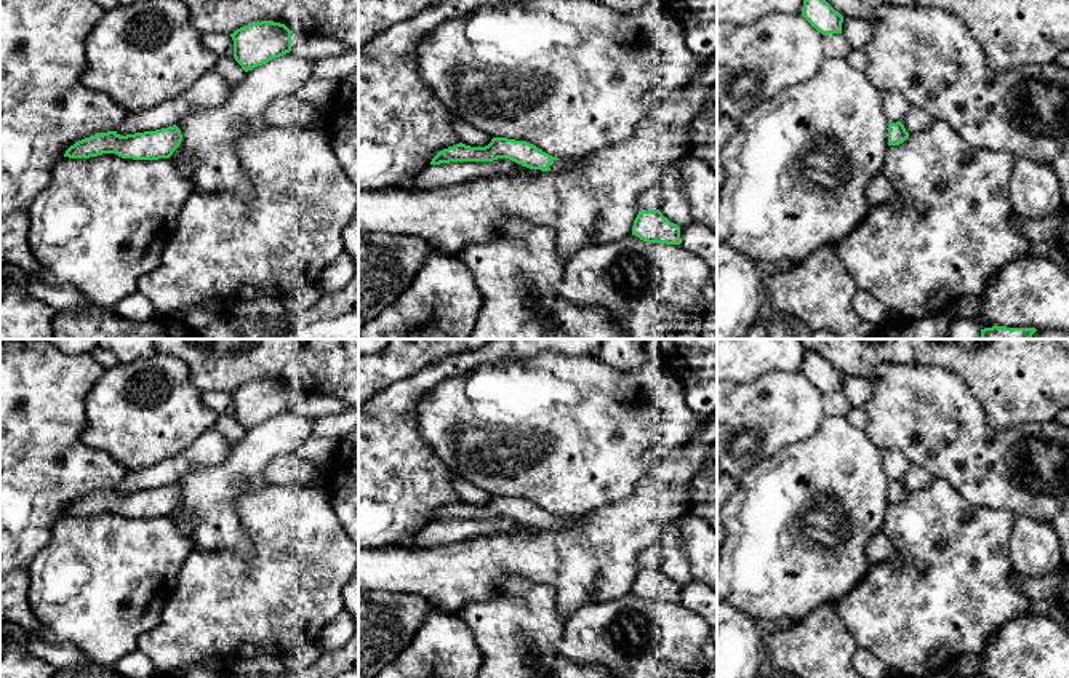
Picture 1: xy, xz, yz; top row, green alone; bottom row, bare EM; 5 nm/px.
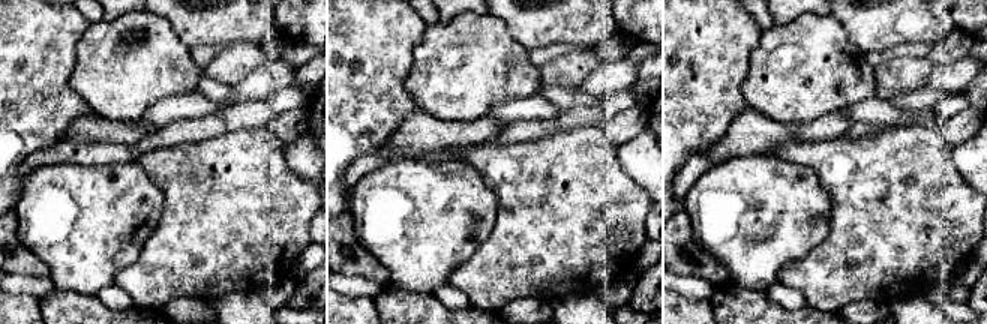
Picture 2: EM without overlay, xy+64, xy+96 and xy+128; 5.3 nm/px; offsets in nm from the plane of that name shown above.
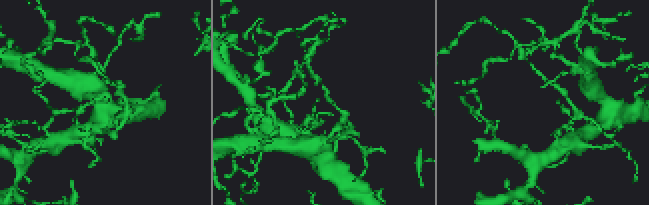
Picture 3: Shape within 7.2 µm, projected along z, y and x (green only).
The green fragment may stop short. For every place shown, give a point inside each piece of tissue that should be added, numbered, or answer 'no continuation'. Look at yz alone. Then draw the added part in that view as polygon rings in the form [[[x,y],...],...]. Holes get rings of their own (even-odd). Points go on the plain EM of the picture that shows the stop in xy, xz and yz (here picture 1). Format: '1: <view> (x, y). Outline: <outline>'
no continuation

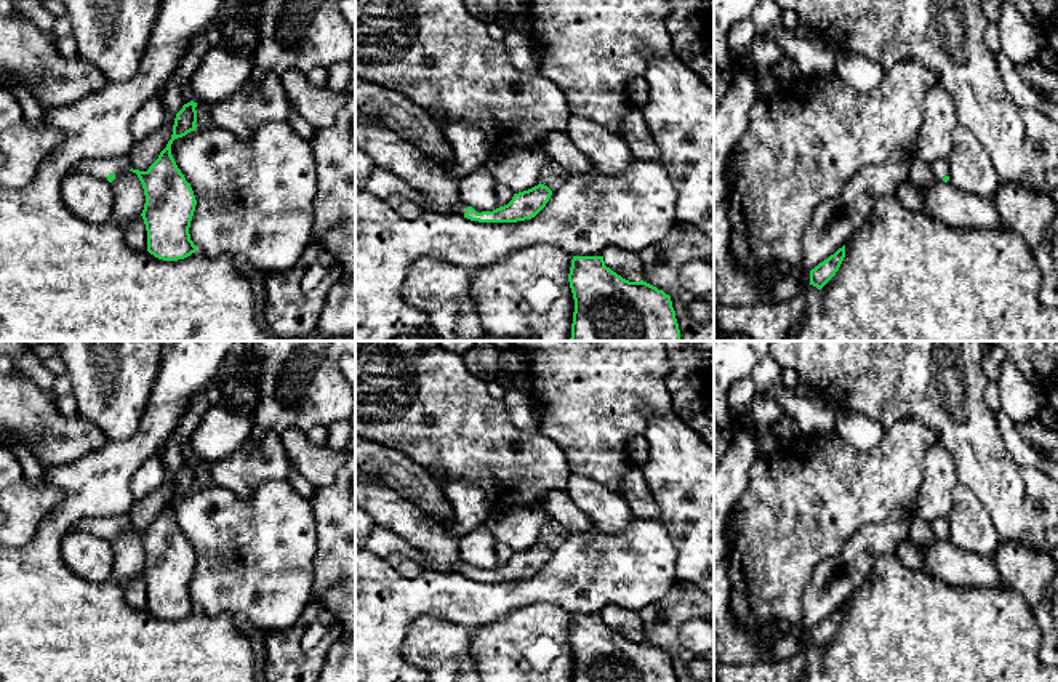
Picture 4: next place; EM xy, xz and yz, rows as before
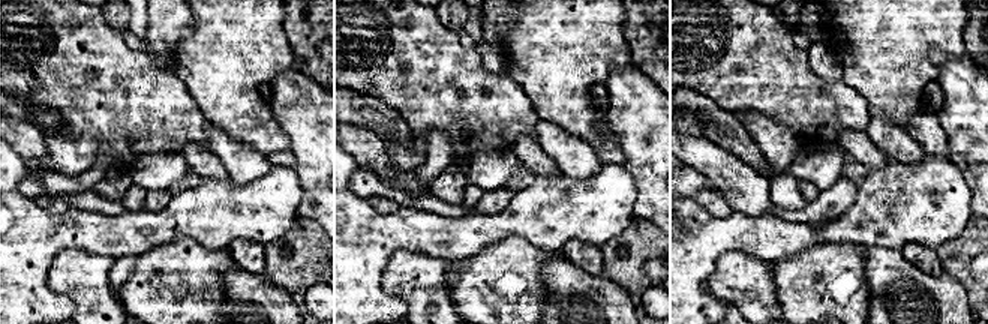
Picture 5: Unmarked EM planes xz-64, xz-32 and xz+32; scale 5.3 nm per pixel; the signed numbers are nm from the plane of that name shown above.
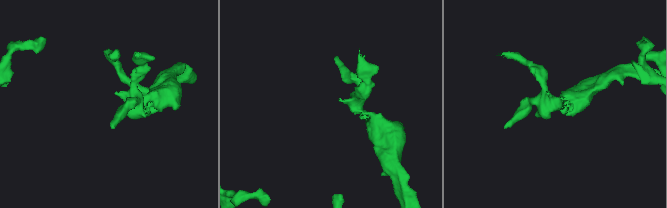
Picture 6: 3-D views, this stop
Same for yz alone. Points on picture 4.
1: yz (940, 527). Outline: [[[933,517],[930,519],[932,532],[935,533],[936,540],[943,540],[944,535],[949,535],[949,524],[946,517]]]

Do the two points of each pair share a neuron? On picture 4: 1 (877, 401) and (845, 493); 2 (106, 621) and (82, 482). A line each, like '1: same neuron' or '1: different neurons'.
1: different neurons
2: same neuron

